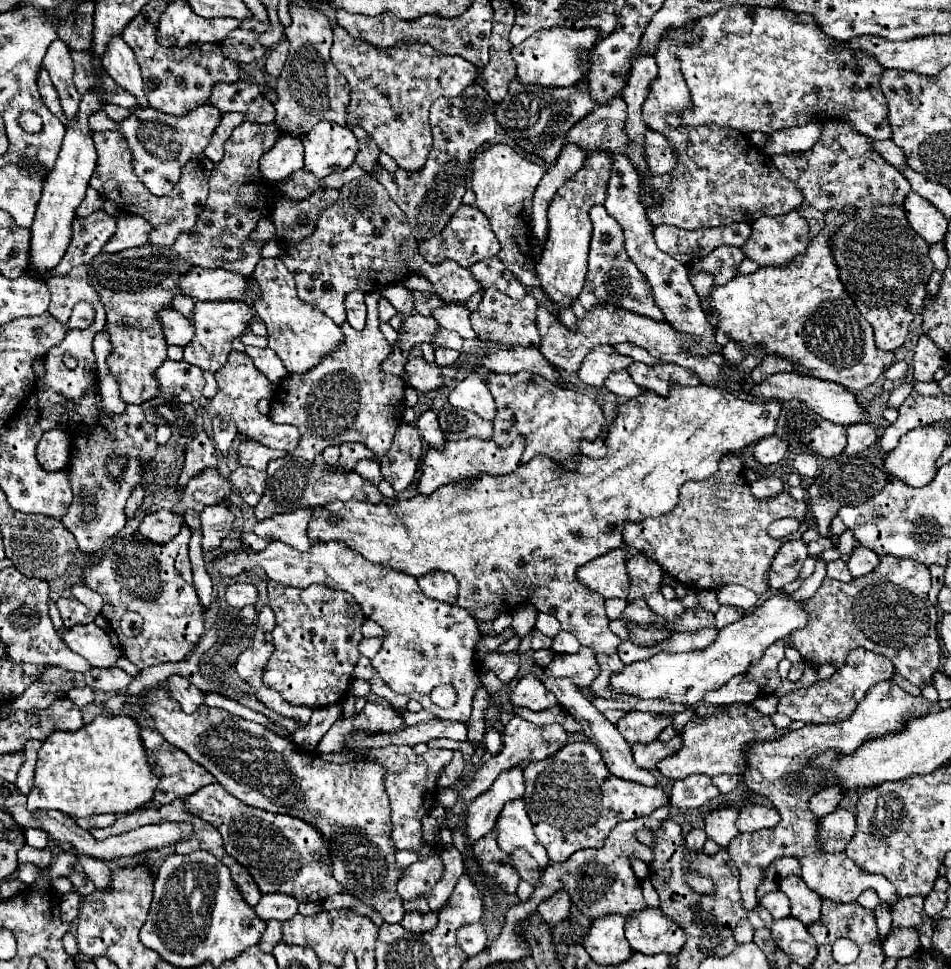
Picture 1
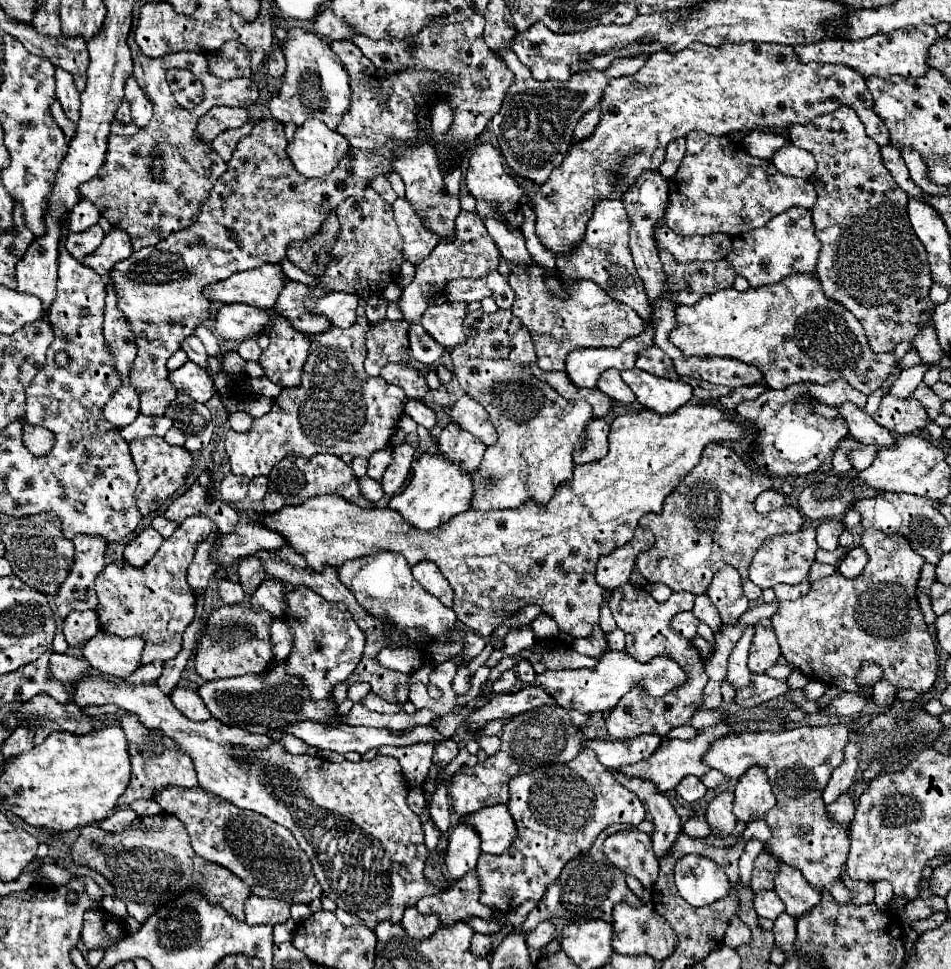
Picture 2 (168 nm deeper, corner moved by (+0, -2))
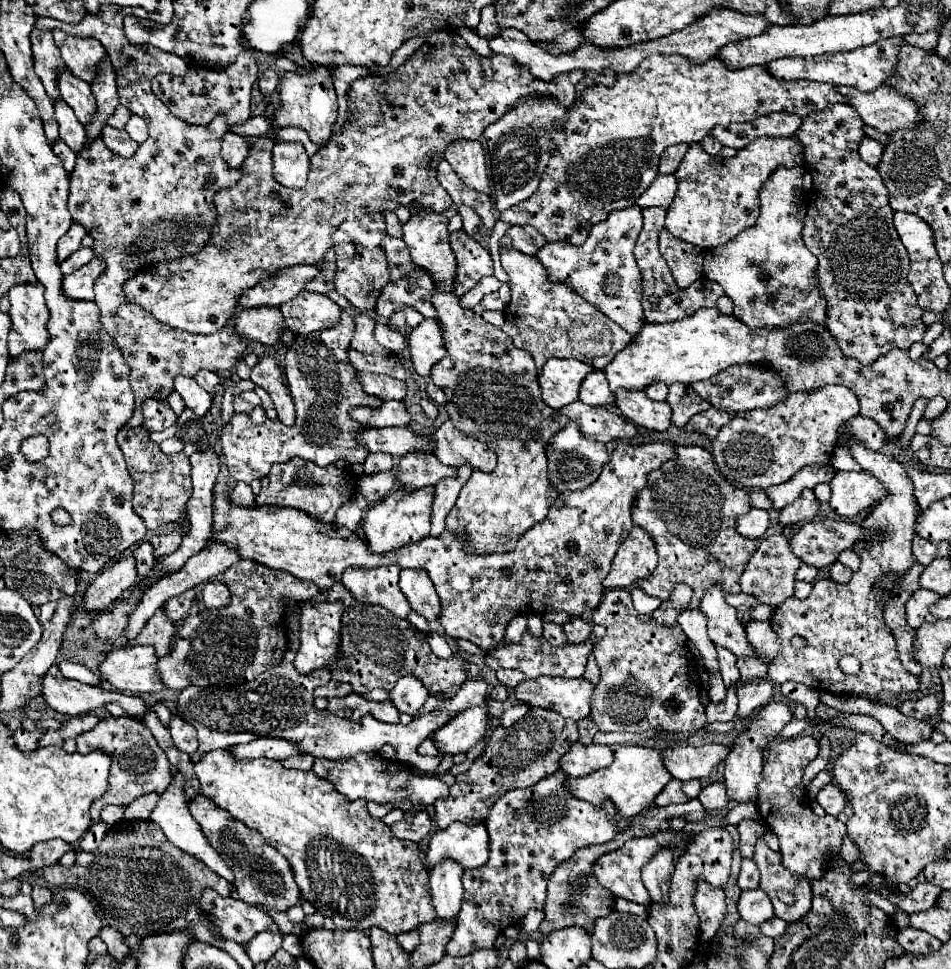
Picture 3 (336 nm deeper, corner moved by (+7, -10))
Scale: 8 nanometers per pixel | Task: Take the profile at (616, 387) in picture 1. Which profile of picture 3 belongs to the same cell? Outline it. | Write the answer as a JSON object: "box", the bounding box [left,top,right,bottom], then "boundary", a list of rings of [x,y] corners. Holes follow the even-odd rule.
{"box":[579,370,615,408],"boundary":[[[595,370],[583,380],[583,386],[579,390],[579,400],[587,402],[591,406],[601,406],[601,408],[615,406],[615,396],[609,390],[609,384],[607,384],[603,370]]]}

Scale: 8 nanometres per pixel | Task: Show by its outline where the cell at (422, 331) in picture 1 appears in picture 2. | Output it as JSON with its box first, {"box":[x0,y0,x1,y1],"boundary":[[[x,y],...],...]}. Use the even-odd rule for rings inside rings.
{"box":[366,320,410,376],"boundary":[[[382,320],[370,326],[366,334],[366,372],[370,376],[378,376],[380,370],[388,362],[396,364],[408,364],[410,360],[410,346],[406,338],[406,328],[410,324],[406,320],[390,322]]]}

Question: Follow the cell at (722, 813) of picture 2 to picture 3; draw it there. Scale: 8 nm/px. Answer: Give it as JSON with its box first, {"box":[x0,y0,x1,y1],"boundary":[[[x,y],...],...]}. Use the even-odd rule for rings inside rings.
{"box":[697,782,729,812],"boundary":[[[715,782],[715,784],[705,786],[697,798],[699,798],[699,802],[703,804],[703,808],[713,810],[713,812],[721,812],[721,810],[727,808],[727,804],[729,804],[723,782]]]}

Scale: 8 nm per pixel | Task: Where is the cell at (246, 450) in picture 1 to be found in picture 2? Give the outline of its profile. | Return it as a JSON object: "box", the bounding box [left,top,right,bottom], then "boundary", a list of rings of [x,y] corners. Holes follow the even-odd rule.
{"box":[226,300,406,478],"boundary":[[[360,300],[354,326],[346,330],[332,326],[324,334],[308,336],[312,348],[302,370],[302,384],[298,388],[284,388],[274,400],[272,410],[256,418],[248,432],[228,432],[226,452],[234,474],[248,478],[268,476],[272,466],[288,454],[310,458],[322,452],[370,458],[376,450],[390,446],[390,434],[398,426],[406,394],[402,388],[382,378],[370,378],[364,372],[364,336],[370,328],[364,306],[366,302]]]}

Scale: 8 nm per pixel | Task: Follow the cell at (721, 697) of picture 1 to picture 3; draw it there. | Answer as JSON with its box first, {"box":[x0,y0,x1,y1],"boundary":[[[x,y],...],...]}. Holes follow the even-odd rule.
{"box":[717,646,739,686],"boundary":[[[717,646],[717,652],[719,652],[719,672],[723,676],[723,682],[725,686],[733,686],[739,680],[739,670],[735,666],[737,656],[731,650],[721,646]]]}

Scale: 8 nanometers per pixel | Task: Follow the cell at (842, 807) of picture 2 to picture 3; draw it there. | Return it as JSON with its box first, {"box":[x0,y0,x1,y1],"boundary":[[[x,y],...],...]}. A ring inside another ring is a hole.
{"box":[817,784,845,814],"boundary":[[[829,784],[817,794],[817,802],[823,806],[827,814],[839,814],[845,808],[845,796],[839,786]]]}

